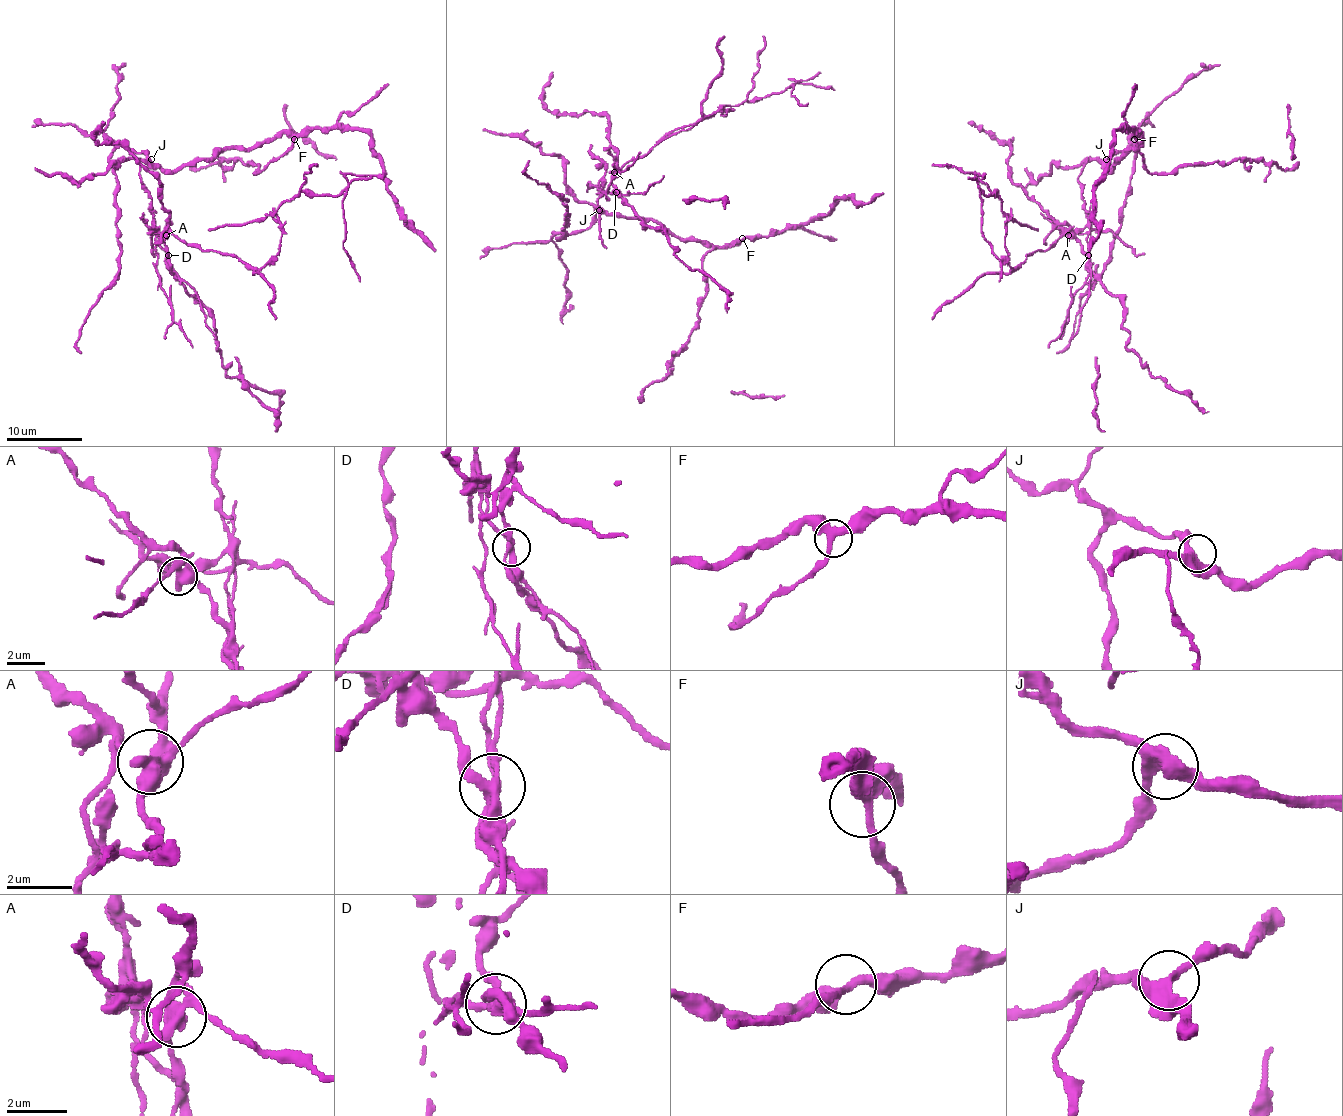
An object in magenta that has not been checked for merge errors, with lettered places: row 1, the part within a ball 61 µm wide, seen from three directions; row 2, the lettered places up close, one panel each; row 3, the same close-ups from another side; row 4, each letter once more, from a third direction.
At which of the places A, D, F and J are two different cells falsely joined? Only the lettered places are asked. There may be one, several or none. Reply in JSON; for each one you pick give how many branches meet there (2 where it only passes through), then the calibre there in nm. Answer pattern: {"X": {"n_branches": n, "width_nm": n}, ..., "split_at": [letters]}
{"A": {"n_branches": 4, "width_nm": 400}, "D": {"n_branches": 3, "width_nm": 280}, "split_at": ["A", "D"]}

